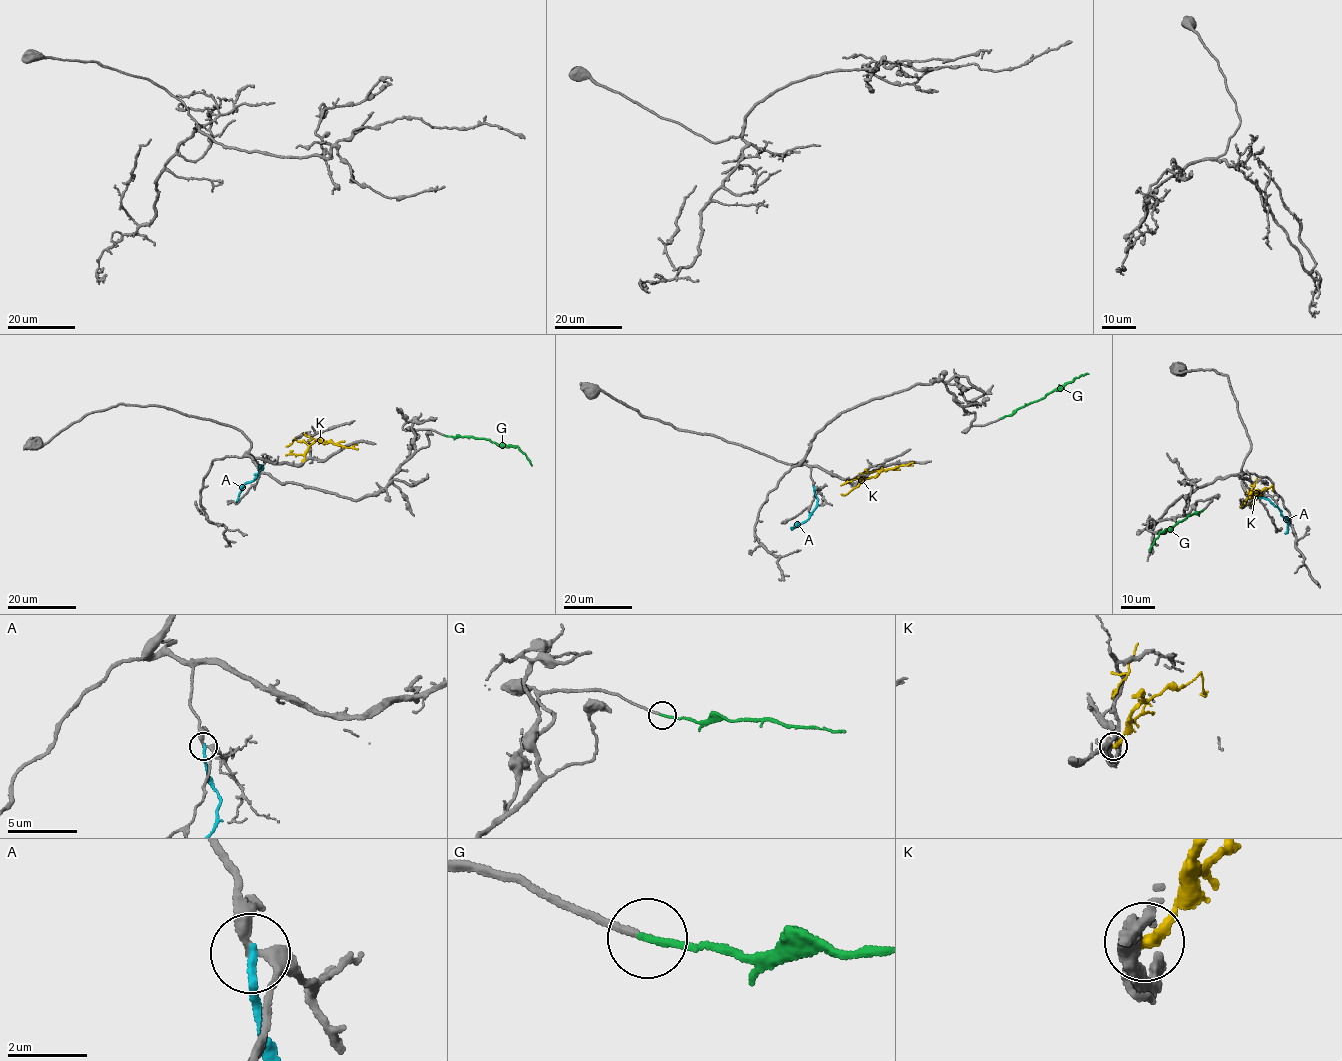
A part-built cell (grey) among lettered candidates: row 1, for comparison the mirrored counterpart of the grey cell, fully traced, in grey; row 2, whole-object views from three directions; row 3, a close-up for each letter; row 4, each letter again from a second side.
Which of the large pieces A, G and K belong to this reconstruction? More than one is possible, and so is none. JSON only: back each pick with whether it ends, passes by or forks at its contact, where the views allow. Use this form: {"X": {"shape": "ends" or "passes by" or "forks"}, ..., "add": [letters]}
{"G": {"shape": "ends"}, "add": ["G"]}

